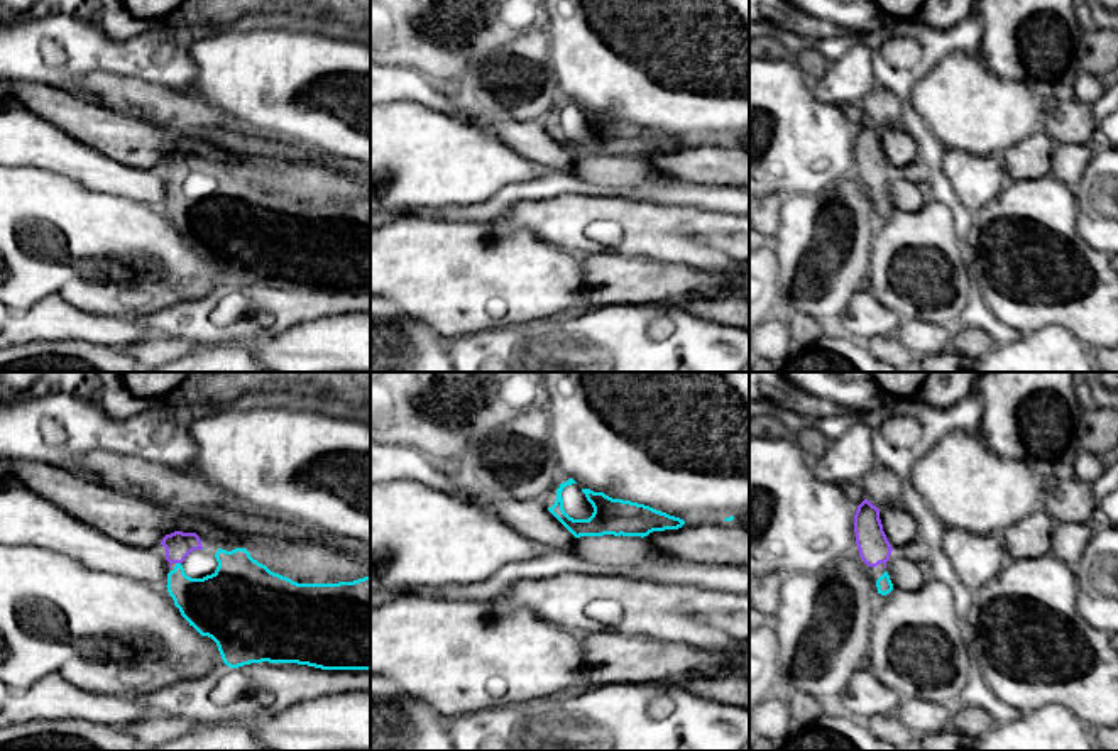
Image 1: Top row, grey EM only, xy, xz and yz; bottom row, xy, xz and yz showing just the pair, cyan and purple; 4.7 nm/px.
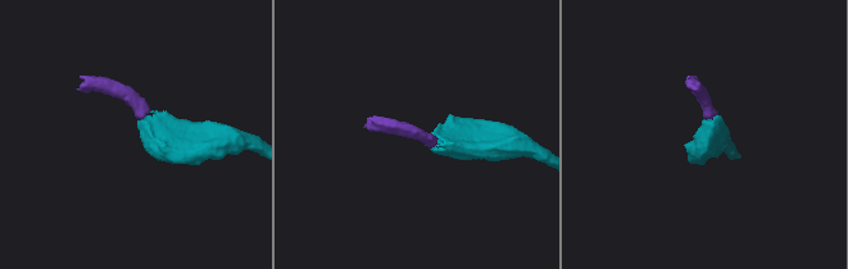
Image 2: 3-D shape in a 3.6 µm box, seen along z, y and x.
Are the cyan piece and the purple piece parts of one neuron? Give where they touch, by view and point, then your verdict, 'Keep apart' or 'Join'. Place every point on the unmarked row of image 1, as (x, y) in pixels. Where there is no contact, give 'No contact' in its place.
Touches cyan at xy (178, 185). Join

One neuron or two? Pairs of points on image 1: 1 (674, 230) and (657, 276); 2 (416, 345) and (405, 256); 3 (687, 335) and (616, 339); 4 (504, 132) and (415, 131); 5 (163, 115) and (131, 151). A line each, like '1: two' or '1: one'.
1: two
2: two
3: one
4: two
5: two

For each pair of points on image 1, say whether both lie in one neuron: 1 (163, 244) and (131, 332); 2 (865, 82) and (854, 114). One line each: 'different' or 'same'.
1: different
2: different

